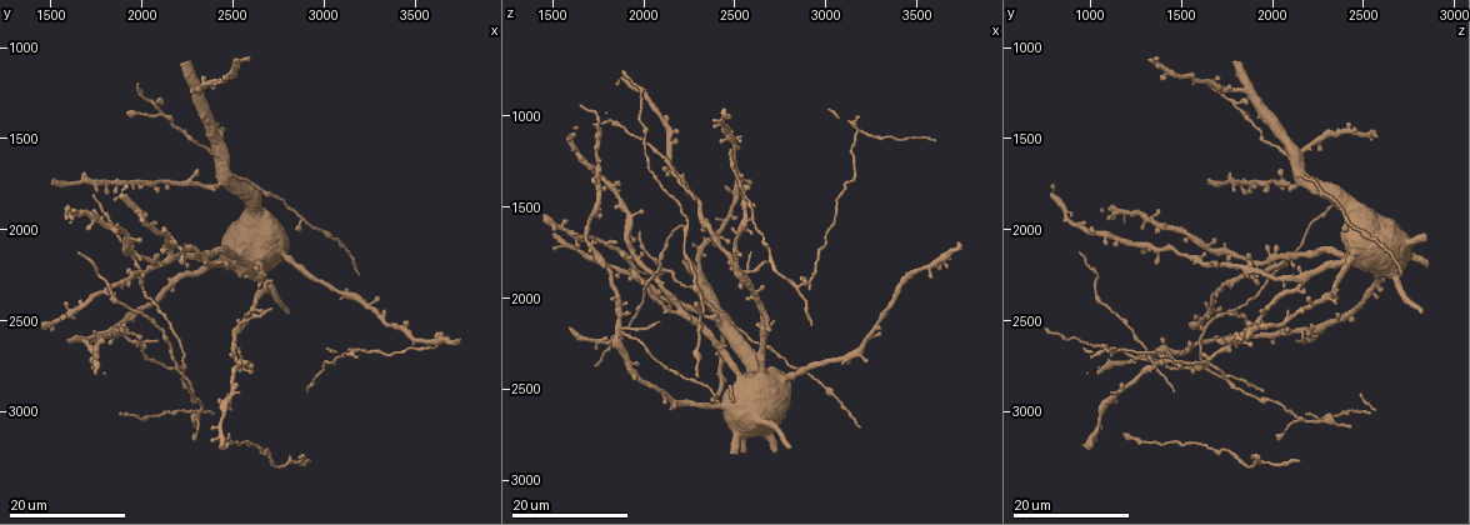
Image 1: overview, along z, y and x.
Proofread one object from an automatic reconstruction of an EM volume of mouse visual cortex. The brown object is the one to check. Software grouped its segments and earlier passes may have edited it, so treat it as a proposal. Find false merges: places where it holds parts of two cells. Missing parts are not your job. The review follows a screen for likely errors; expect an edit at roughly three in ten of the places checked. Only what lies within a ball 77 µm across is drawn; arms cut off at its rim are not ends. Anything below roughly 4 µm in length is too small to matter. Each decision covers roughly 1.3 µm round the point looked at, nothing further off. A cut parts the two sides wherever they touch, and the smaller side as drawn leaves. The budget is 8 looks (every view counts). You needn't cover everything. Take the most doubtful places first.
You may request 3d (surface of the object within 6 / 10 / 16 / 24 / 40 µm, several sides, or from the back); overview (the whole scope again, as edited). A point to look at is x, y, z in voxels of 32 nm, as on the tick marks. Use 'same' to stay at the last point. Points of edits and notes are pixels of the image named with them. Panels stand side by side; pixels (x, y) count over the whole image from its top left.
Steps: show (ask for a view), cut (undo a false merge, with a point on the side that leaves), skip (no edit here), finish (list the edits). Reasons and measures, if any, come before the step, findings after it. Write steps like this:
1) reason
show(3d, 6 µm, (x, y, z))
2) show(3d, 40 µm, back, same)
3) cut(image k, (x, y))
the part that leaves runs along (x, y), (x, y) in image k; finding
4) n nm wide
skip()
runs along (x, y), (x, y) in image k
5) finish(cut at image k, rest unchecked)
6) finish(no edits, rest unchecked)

show(3d, 24 µm, (2020, 2320, 1960))

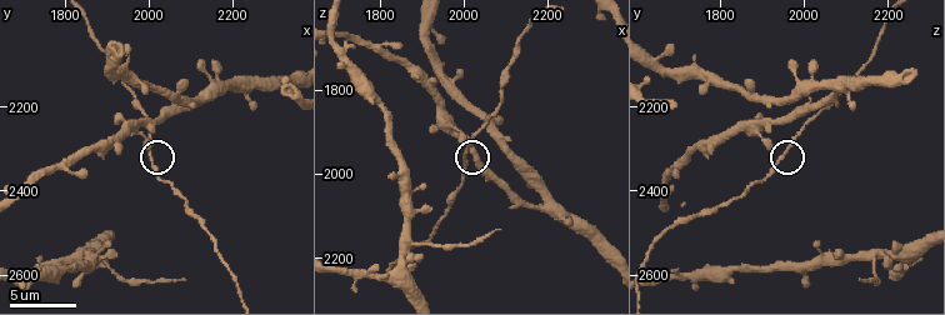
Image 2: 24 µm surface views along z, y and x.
zoom in
show(3d, 10 µm, (2000, 2320, 1940))

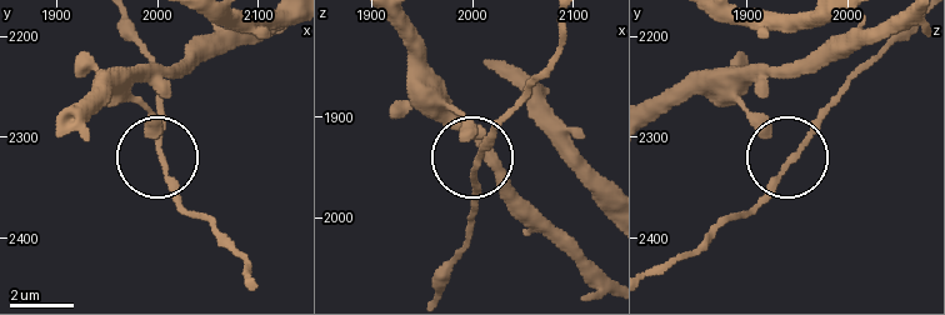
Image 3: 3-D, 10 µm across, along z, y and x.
skip()
one cell here

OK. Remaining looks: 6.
show(3d, 16 µm, (2400, 1580, 2060))

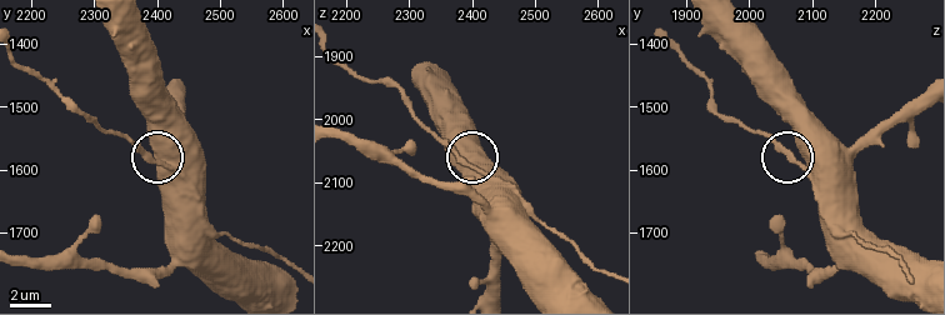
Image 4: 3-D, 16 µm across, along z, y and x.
show(3d, 6 µm, (2390, 1585, 2070))

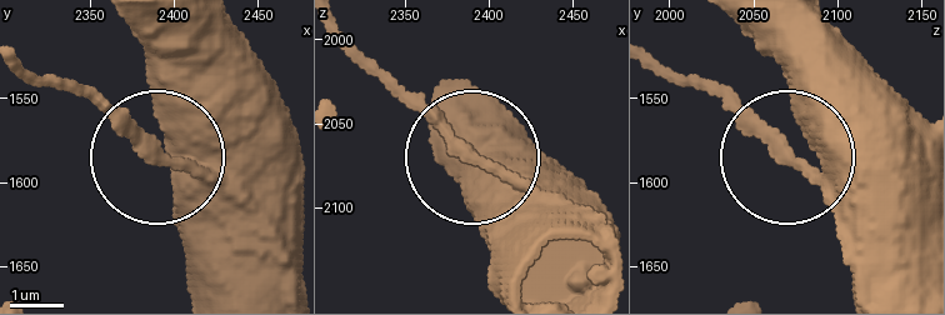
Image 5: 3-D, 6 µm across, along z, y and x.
show(3d, 6 µm, back, (2394, 1586, 2072))

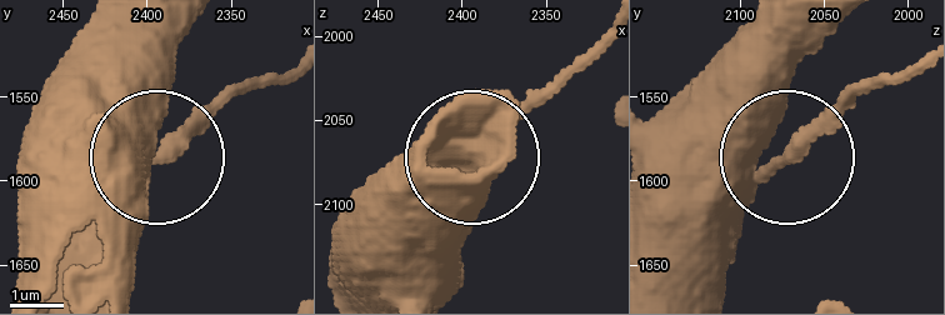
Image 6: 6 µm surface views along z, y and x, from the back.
skip()
runs along (663, 271), (770, 164), (824, 136), (873, 88) in image 6; all the same cell

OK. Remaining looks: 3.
three-way junction
show(3d, 16 µm, (3180, 2660, 1080))

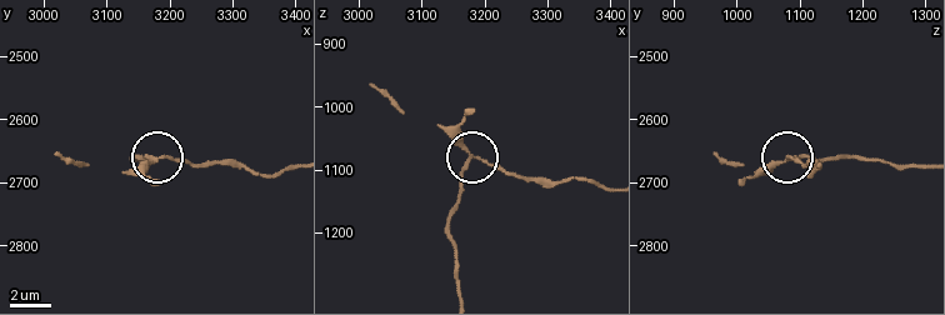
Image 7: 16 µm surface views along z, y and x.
show(3d, 10 µm, (3175, 2665, 1080))

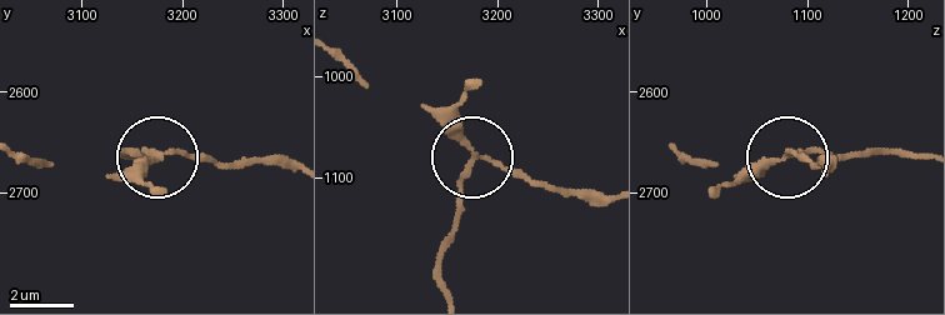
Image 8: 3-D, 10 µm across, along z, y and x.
cut(image 8, (461, 205))
a second cell is stuck on

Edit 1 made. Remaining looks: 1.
finish(cut at image 8, rest unchecked)

